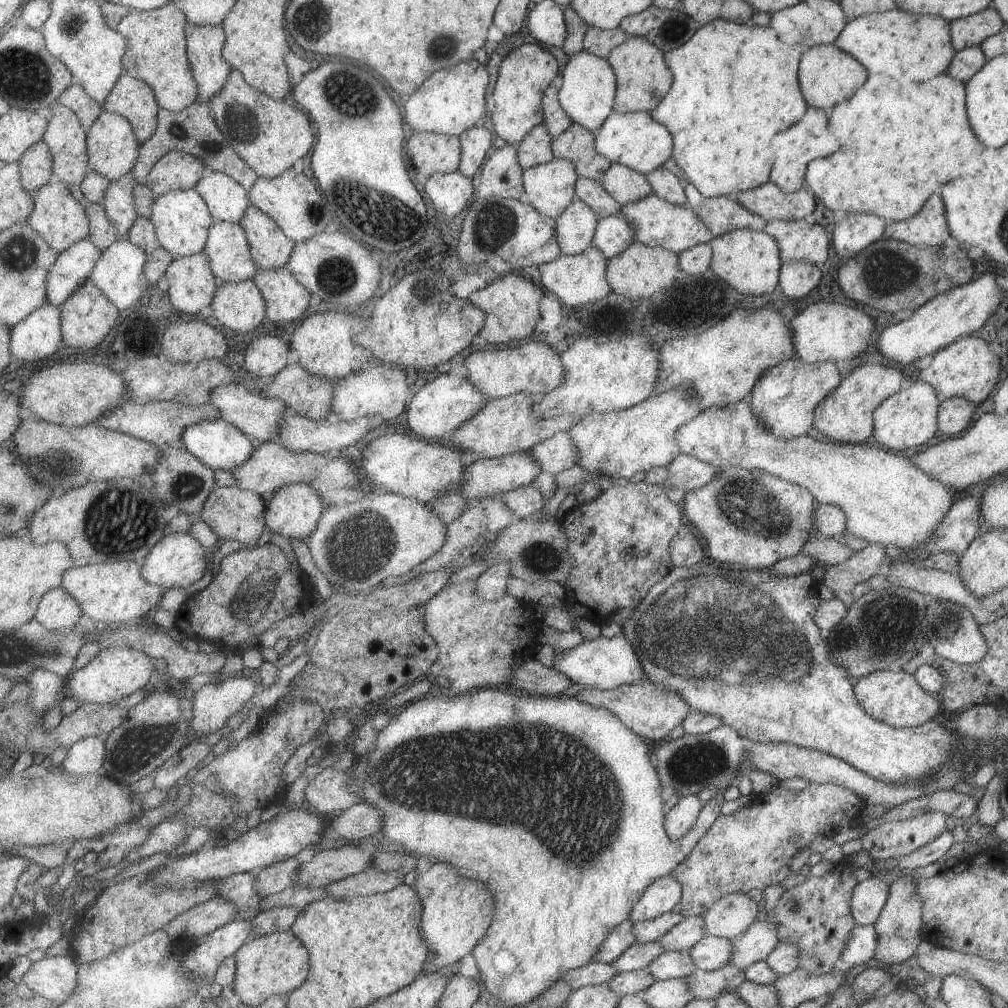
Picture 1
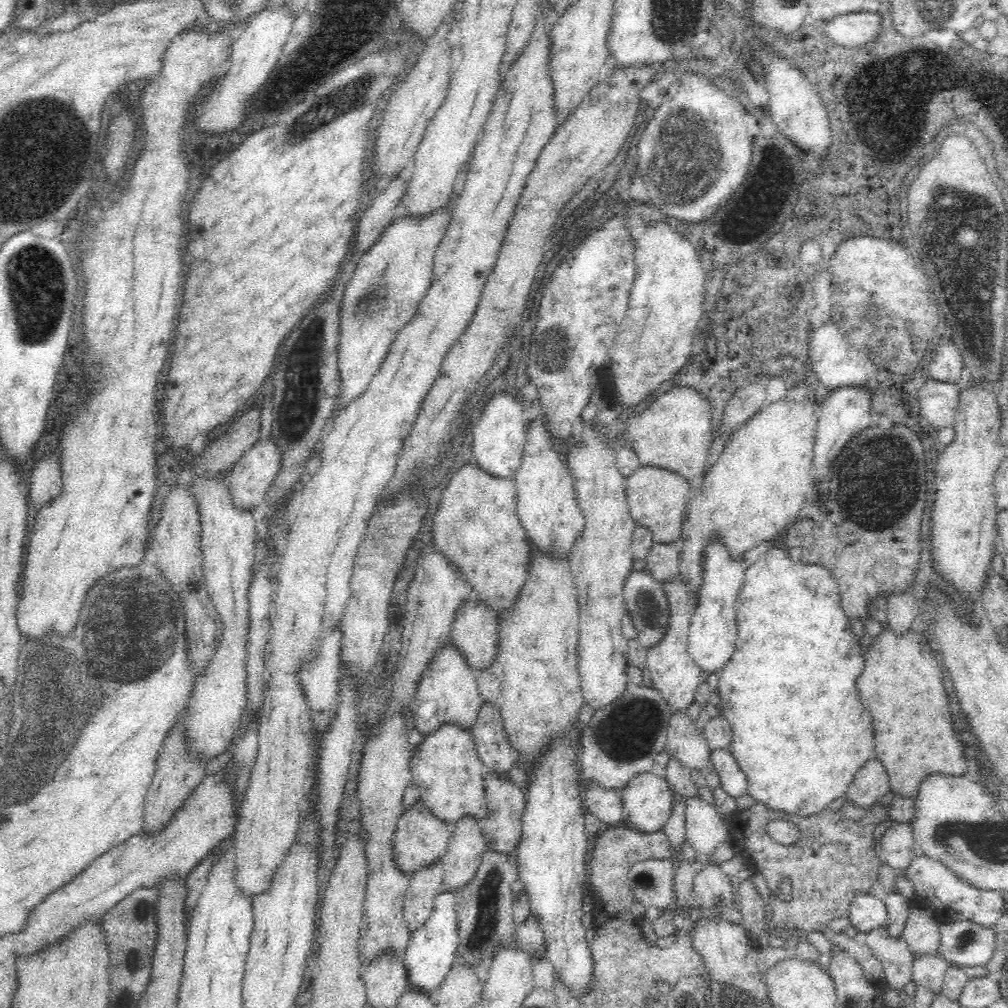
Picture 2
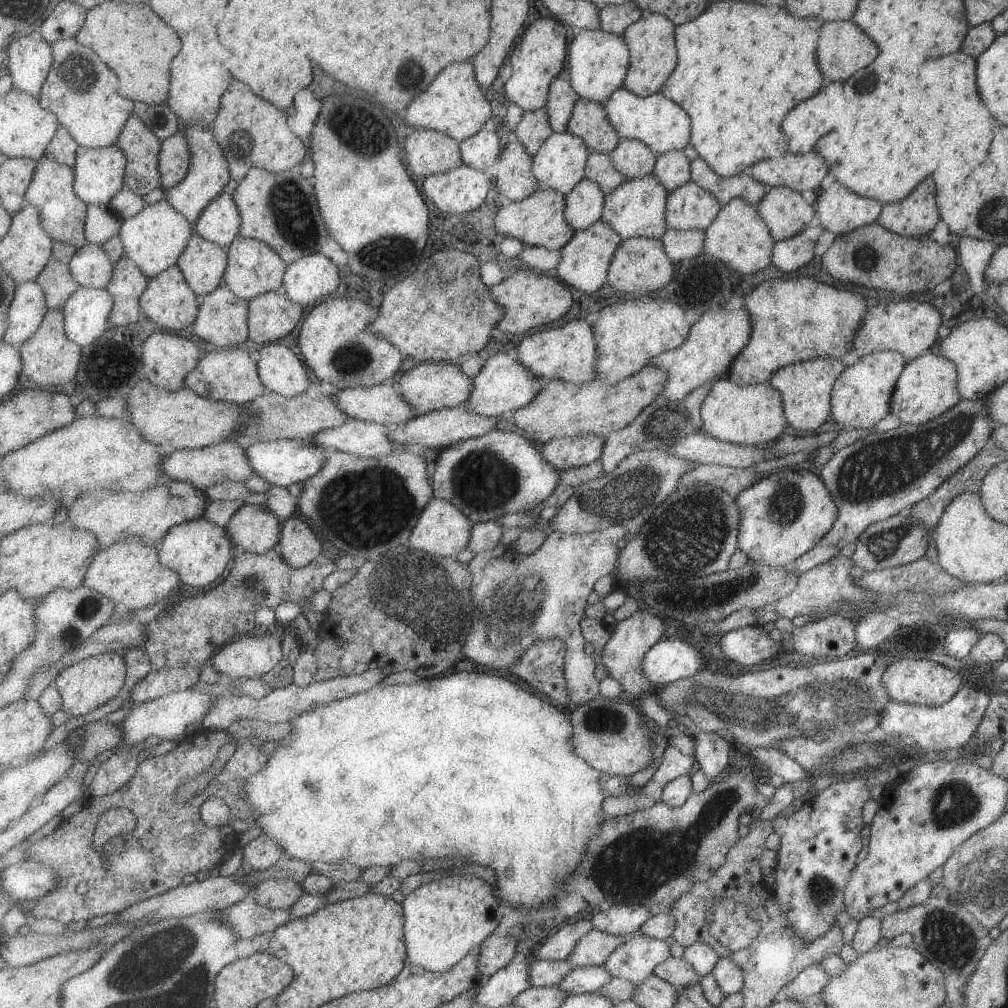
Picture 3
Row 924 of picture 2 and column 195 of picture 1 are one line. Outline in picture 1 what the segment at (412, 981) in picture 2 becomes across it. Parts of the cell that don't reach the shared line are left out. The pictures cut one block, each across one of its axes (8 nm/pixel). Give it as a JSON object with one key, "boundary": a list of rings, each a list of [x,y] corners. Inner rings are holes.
{"boundary":[[[222,418],[213,421],[205,420],[201,424],[189,426],[182,441],[189,453],[214,471],[218,469],[222,471],[235,470],[252,459],[253,453],[256,451],[251,437],[244,434],[235,424],[230,424]]]}

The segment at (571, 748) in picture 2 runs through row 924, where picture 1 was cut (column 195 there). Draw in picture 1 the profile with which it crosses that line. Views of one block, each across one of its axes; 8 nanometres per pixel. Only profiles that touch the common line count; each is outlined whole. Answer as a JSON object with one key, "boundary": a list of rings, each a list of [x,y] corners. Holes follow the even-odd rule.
{"boundary":[[[169,532],[153,551],[146,557],[142,566],[145,579],[152,584],[163,586],[165,591],[187,588],[201,580],[207,572],[208,551],[190,532]]]}

